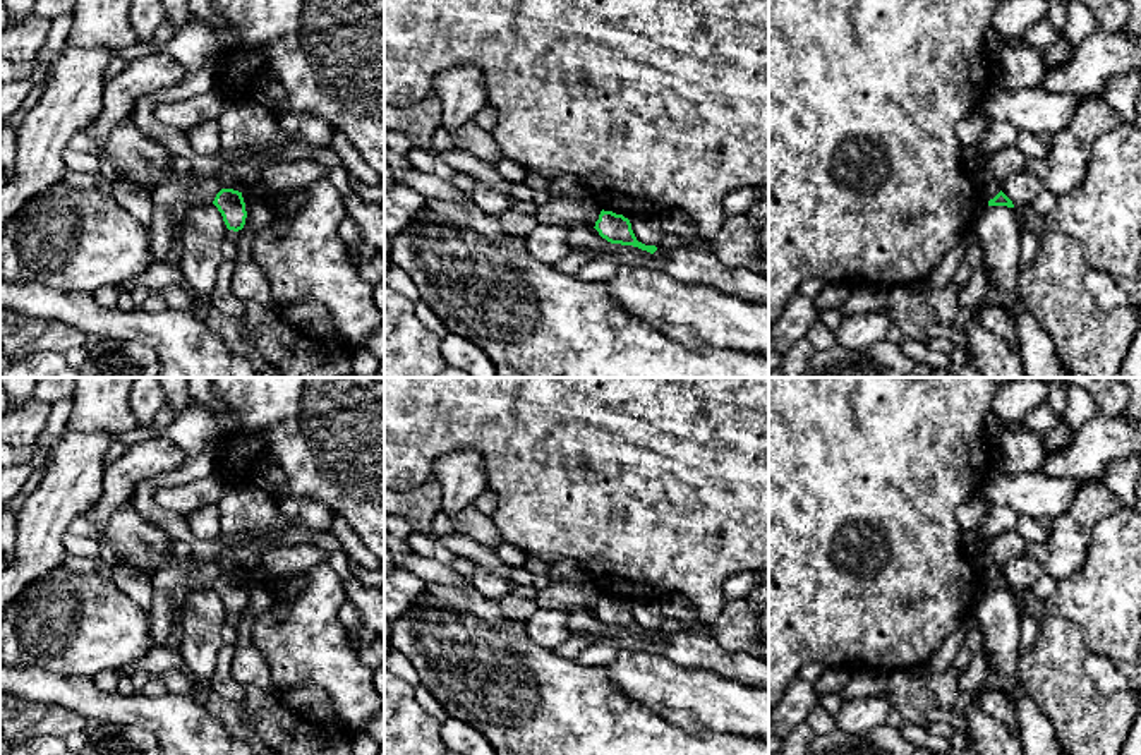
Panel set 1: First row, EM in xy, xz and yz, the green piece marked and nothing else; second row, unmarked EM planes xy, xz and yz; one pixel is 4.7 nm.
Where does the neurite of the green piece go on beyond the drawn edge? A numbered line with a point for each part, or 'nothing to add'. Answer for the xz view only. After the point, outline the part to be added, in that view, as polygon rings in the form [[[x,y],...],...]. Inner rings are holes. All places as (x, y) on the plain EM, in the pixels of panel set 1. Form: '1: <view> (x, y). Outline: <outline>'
nothing to add

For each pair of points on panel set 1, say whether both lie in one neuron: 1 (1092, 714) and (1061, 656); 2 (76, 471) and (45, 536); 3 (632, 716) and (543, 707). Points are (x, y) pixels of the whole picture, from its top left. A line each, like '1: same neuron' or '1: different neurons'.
1: same neuron
2: same neuron
3: same neuron

